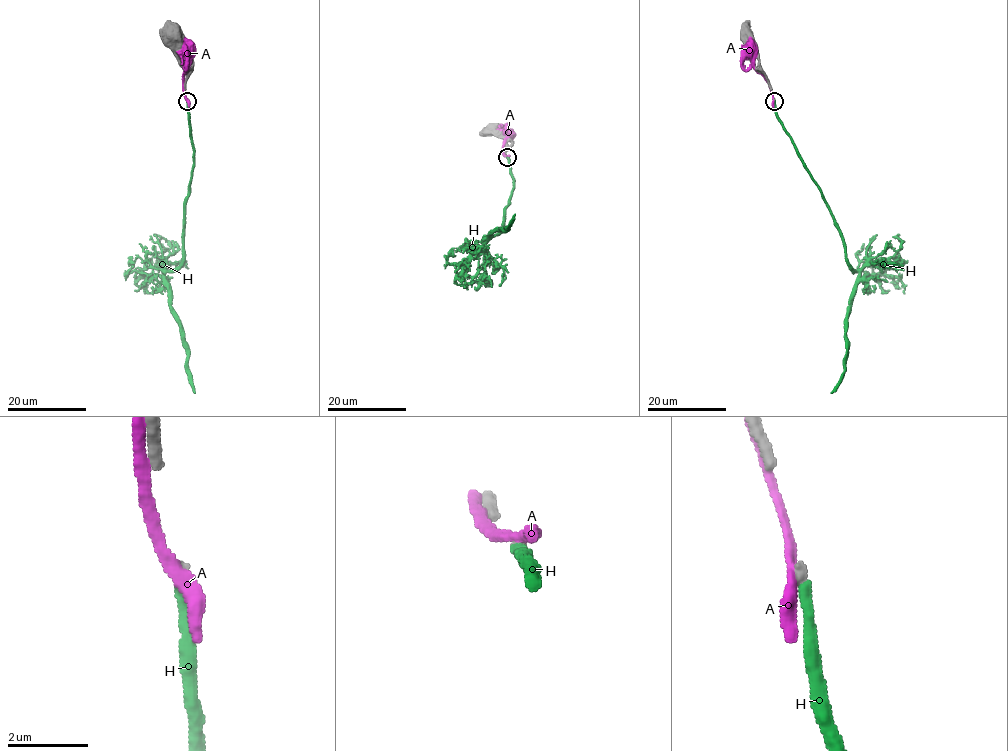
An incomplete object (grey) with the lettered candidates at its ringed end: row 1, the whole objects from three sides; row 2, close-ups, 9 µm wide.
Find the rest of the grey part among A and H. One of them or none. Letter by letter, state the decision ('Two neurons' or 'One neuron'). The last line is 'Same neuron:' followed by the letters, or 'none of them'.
A: Two neurons
H: One neuron
Same neuron: H

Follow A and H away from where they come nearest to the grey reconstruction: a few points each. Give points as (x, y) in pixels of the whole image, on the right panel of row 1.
A: (773, 100), (769, 83), (751, 64), (750, 50)
H: (774, 100), (776, 117), (839, 232), (845, 260), (859, 272), (845, 323), (844, 373), (830, 393)

